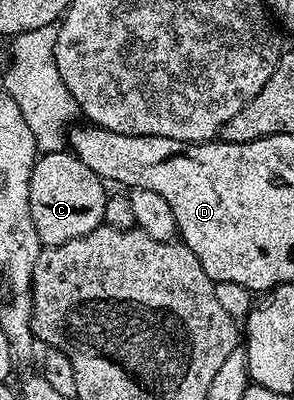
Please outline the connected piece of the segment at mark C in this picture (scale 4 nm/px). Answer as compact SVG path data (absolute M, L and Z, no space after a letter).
M70 151L42 154L36 160L29 179L29 211L33 219L33 227L37 227L37 235L44 246L69 243L69 239L77 239L81 235L89 235L97 226L103 224L105 203L109 196L108 186L102 177L98 177L81 159L77 159Z

